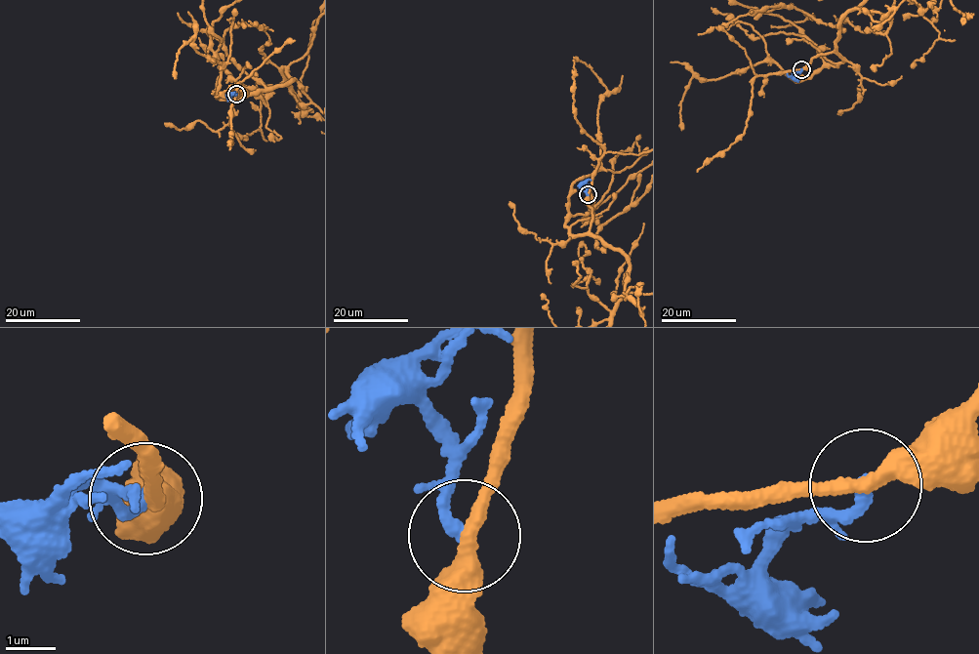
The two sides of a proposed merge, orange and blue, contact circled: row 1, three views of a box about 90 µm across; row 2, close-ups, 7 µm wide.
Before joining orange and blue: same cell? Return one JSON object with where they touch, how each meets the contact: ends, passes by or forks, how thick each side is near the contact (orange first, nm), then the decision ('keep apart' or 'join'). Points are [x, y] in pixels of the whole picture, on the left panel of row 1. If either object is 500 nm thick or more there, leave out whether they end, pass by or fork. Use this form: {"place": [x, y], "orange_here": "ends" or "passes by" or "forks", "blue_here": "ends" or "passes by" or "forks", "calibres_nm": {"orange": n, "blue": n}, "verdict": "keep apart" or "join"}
{"place": [236, 94], "orange_here": "passes by", "blue_here": "ends", "calibres_nm": {"orange": 360, "blue": 260}, "verdict": "keep apart"}

